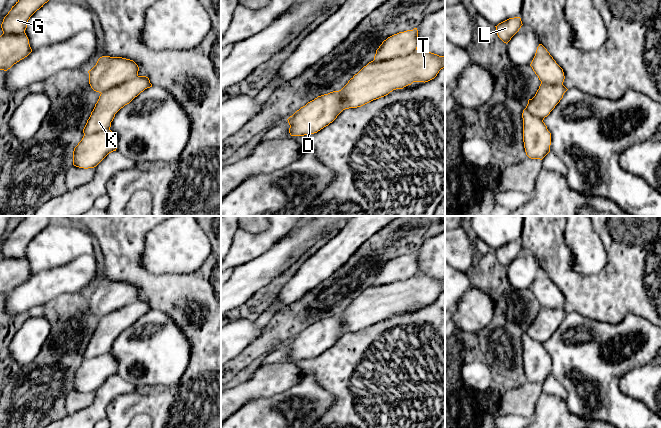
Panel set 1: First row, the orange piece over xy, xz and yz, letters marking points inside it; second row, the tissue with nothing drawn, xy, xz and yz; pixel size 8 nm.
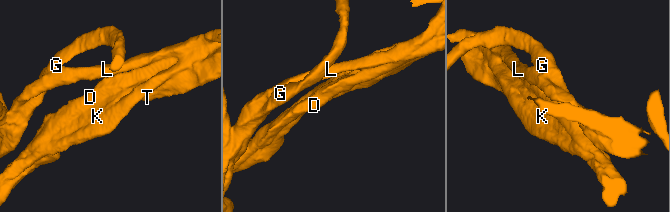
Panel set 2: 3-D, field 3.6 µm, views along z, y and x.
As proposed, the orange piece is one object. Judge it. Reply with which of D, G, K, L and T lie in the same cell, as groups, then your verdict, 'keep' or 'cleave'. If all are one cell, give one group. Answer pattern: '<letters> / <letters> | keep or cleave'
D G K L T | keep

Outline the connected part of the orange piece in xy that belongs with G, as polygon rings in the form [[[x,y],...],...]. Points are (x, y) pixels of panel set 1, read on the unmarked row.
[[[25,216],[4,241],[0,260],[0,294],[7,295],[32,273],[25,257],[30,241],[58,216]]]

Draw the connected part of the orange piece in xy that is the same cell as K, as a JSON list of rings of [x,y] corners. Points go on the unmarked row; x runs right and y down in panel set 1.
[[[102,280],[96,289],[88,295],[91,312],[100,317],[99,323],[83,353],[84,360],[73,375],[73,389],[79,392],[96,391],[109,377],[116,375],[117,364],[110,354],[115,338],[129,328],[145,313],[152,311],[146,300],[138,299],[138,289],[122,281]]]

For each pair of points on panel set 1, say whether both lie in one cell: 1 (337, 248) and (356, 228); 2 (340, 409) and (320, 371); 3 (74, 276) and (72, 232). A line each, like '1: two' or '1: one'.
1: one
2: one
3: two

